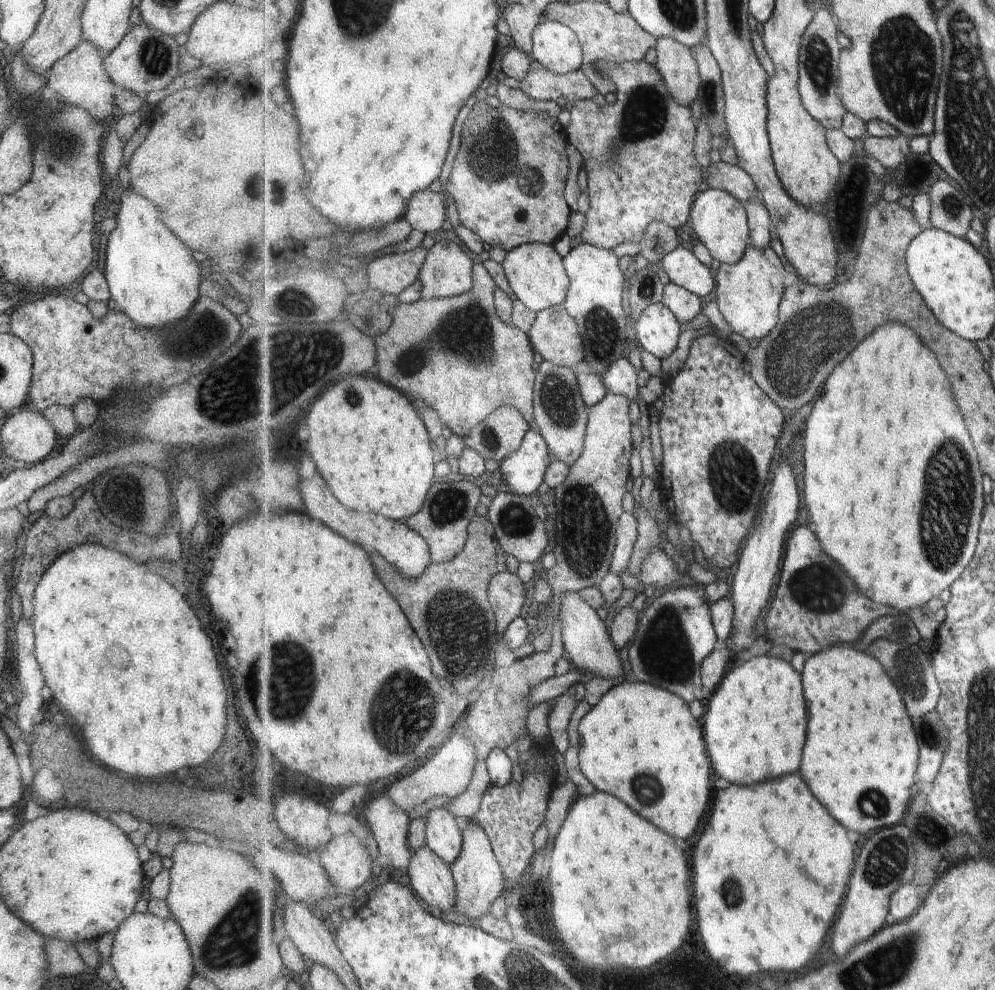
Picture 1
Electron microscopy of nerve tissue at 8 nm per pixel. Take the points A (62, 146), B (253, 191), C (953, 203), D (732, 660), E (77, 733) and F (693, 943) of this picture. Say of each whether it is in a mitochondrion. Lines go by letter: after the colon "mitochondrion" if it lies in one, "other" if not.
A: mitochondrion
B: mitochondrion
C: mitochondrion
D: other
E: other
F: other

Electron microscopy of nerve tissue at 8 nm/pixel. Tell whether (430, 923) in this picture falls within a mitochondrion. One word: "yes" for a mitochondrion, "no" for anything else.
no

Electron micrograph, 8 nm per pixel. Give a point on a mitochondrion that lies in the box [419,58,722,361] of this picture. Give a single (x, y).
(493, 158)

